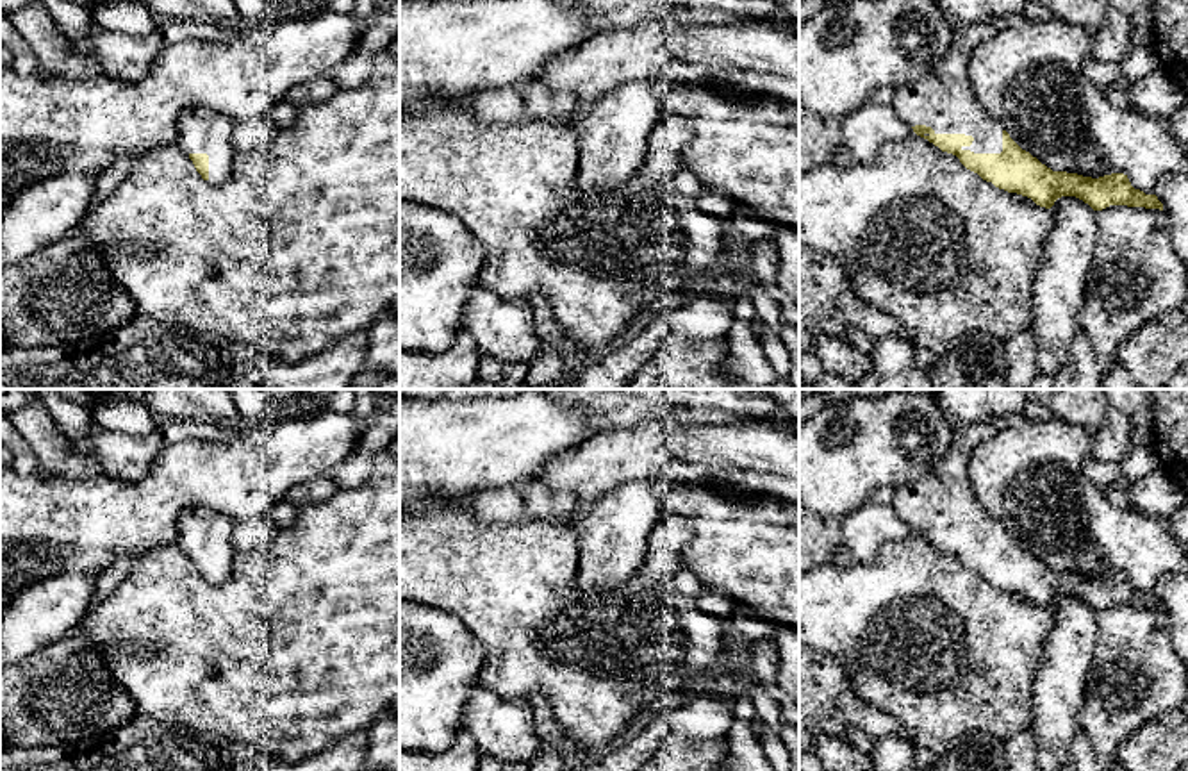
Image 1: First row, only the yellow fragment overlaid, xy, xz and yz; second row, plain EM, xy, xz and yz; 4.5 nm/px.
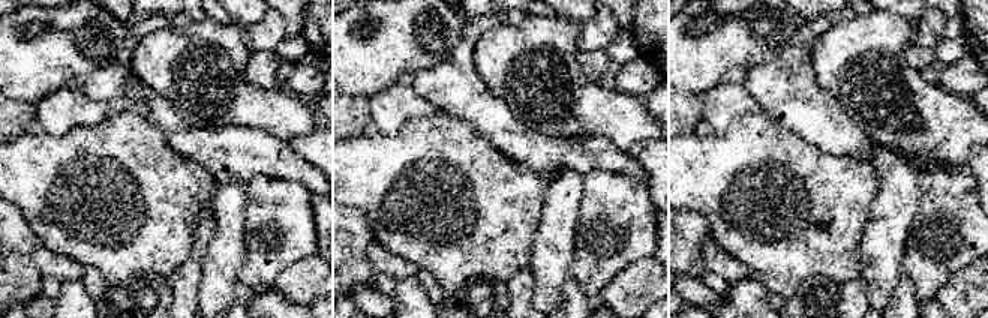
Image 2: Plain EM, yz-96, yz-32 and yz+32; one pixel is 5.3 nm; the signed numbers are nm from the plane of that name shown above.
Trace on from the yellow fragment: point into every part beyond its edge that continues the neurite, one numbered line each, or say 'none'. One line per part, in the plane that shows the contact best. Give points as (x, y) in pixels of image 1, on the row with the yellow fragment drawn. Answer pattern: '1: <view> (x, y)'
1: yz (944, 100)

